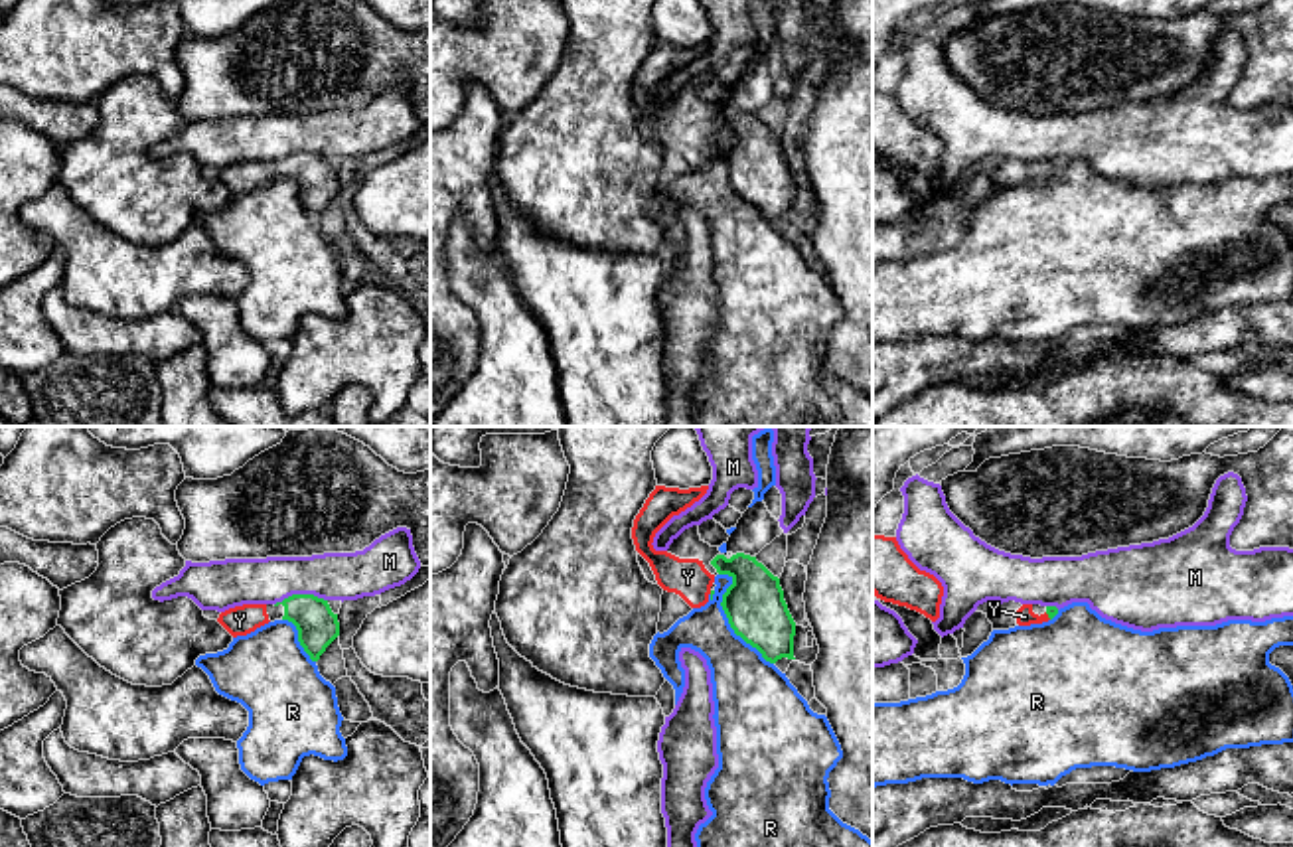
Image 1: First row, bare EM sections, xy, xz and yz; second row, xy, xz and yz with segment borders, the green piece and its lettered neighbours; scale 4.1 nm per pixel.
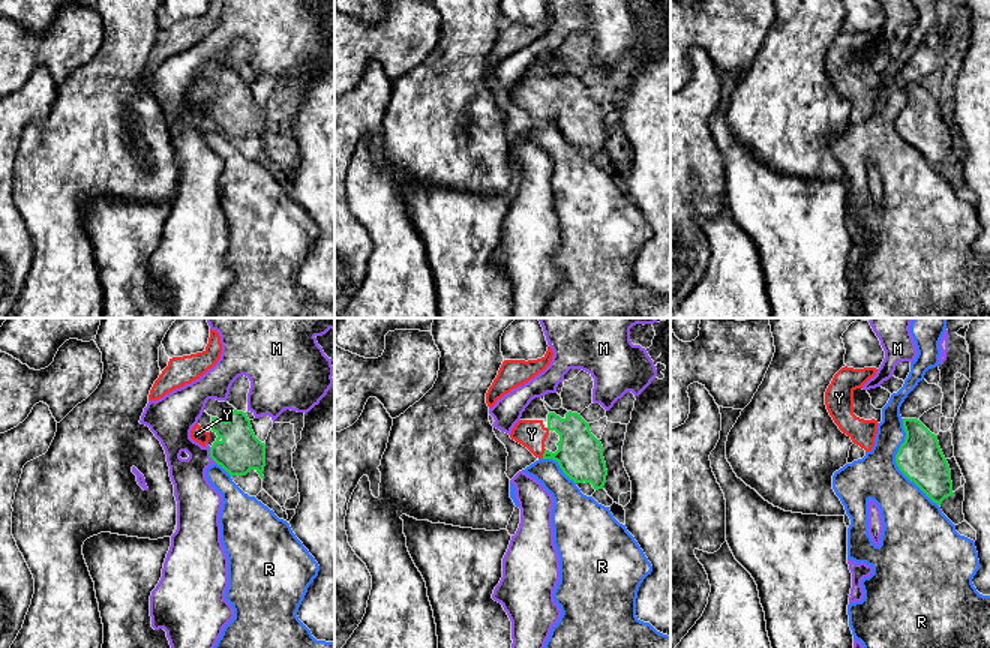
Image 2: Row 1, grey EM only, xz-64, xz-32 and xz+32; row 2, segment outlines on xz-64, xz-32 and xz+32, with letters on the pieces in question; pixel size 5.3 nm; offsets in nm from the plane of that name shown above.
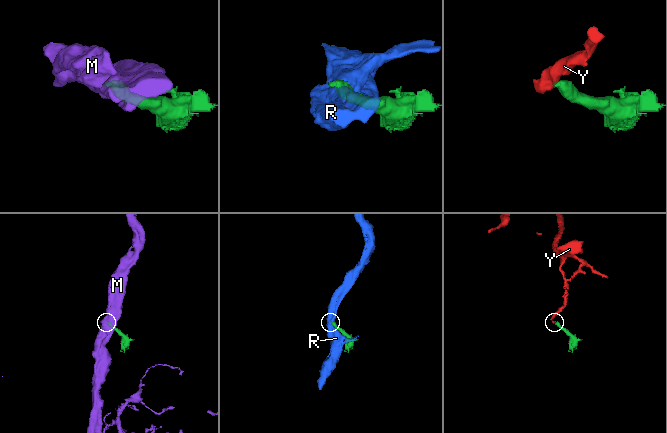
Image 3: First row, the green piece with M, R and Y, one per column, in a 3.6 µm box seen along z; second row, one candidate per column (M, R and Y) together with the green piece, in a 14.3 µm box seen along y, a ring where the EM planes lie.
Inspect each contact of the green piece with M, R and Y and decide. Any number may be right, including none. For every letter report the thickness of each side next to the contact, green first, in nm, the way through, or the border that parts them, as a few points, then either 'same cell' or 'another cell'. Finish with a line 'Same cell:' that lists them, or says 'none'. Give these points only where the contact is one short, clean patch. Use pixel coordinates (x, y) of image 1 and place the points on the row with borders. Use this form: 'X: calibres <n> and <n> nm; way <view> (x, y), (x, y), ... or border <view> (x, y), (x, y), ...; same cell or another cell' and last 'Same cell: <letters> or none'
M: calibres 170 and 190 nm; border xy (326, 599), (289, 595), (275, 605); another cell
R: calibres 240 and 240 nm; another cell
Y: calibres 50 and 80 nm; way yz (1051, 611), (1049, 616), (1025, 616); same cell
Same cell: Y

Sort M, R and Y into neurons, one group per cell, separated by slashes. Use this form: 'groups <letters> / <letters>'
groups M / R / Y

